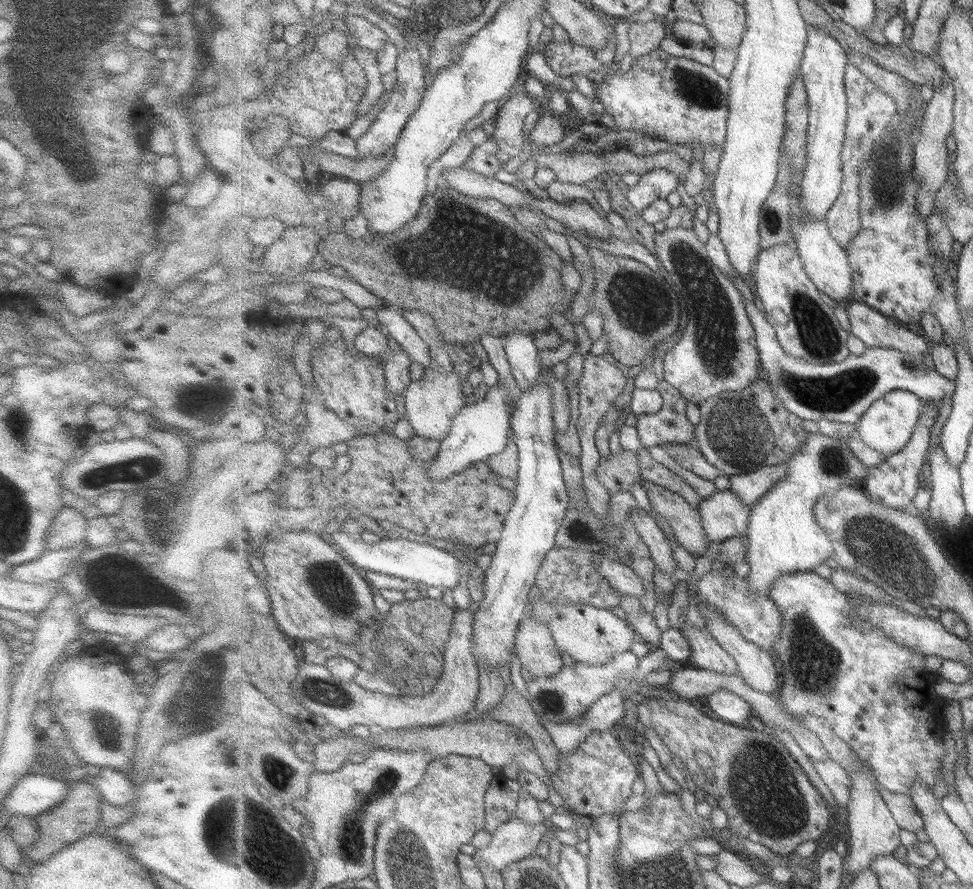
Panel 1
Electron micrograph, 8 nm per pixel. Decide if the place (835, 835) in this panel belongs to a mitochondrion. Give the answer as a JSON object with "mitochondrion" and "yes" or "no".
{"mitochondrion":"no"}

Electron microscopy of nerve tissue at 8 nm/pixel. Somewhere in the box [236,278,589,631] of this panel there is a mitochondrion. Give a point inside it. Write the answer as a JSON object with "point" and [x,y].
{"point":[329,583]}

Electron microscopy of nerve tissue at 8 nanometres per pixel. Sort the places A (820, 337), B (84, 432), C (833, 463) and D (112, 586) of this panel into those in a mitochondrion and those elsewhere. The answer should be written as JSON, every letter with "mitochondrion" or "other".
{"A":"mitochondrion","B":"other","C":"mitochondrion","D":"mitochondrion"}

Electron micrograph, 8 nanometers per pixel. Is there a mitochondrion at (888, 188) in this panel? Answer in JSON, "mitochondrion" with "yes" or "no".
{"mitochondrion":"yes"}

